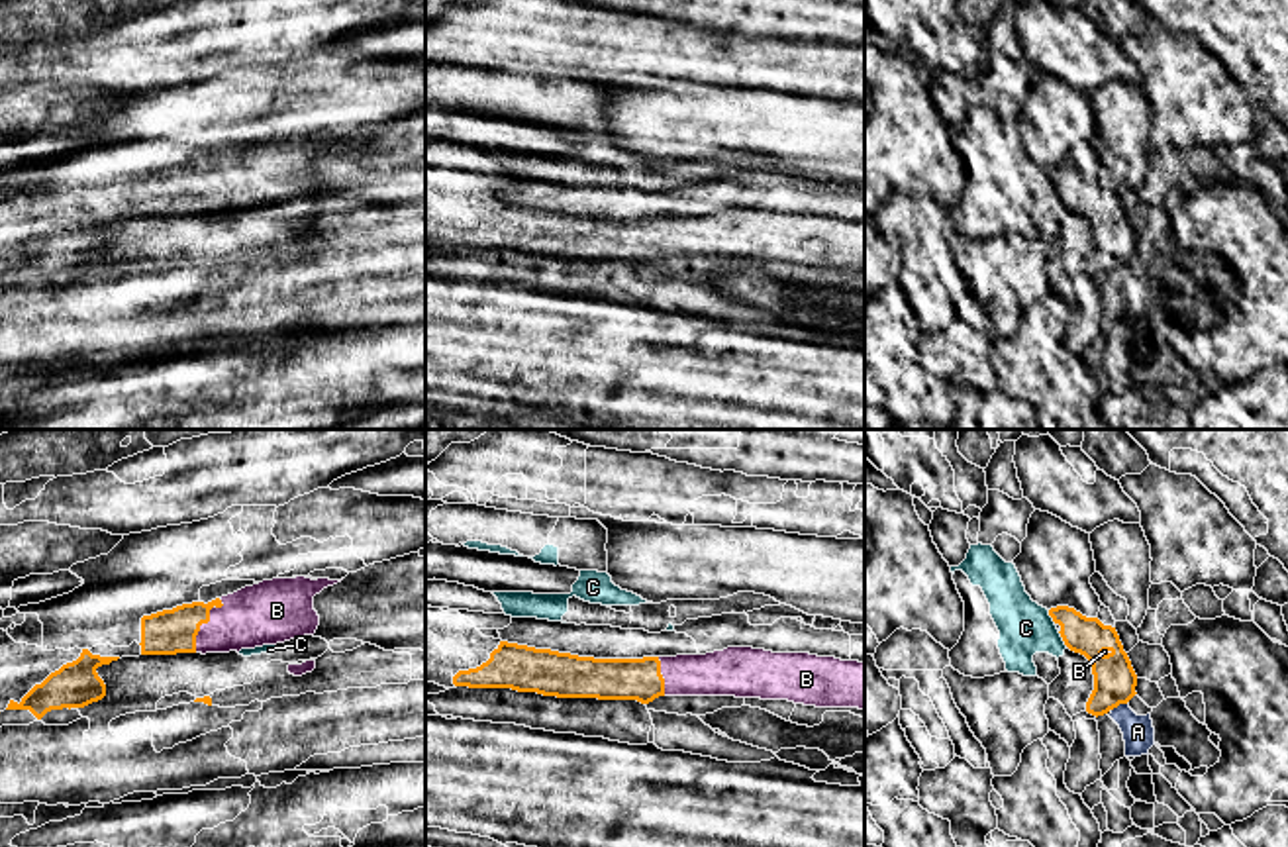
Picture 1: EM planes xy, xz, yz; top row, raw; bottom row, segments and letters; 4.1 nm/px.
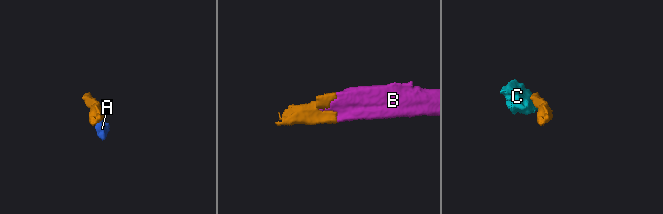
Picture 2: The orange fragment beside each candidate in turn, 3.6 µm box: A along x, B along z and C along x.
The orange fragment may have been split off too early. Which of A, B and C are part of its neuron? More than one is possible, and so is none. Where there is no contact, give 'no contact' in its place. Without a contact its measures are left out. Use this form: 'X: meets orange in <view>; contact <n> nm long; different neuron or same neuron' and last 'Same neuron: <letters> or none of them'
A: meets orange in yz; contact 70 nm long; different neuron
B: meets orange in xy; contact 240 nm long; same neuron
C: meets orange in yz; contact 80 nm long; different neuron
Same neuron: B

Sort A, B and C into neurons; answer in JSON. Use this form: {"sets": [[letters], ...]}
{"sets": [["A"], ["B"], ["C"]]}

